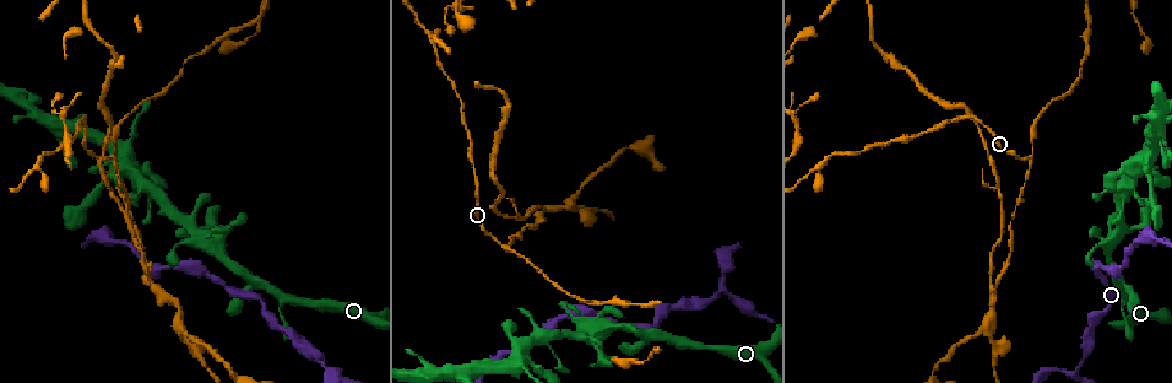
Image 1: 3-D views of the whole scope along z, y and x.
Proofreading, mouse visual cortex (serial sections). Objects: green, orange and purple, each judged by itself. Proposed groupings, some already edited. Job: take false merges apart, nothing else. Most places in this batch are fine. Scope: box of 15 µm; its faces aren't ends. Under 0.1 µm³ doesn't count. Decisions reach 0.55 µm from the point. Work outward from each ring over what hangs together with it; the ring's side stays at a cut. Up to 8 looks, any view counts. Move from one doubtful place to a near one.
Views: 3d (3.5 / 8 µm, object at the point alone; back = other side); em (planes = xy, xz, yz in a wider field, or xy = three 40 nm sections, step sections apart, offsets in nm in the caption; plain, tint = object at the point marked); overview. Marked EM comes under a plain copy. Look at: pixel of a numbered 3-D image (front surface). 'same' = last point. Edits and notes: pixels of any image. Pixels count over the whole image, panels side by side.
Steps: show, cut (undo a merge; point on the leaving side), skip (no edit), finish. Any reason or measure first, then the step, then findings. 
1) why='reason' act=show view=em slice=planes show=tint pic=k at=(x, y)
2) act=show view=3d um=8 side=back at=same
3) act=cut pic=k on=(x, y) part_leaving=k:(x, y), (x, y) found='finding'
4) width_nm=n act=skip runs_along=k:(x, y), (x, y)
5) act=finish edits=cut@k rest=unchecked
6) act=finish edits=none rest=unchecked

why='side arm on a straight run' act=show view=3d um=8 side=back pic=1 at=(112, 157)

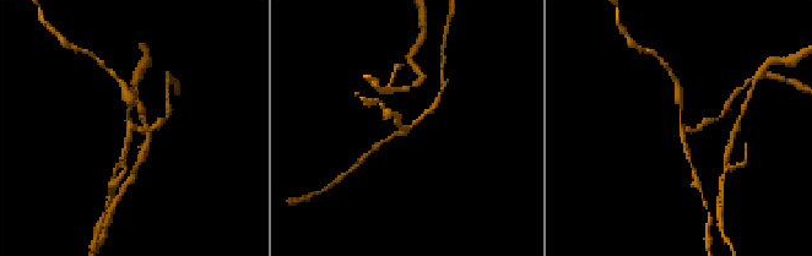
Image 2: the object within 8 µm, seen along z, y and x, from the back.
why='closer look' act=show view=3d um=3.5 pic=2 at=(682, 127)

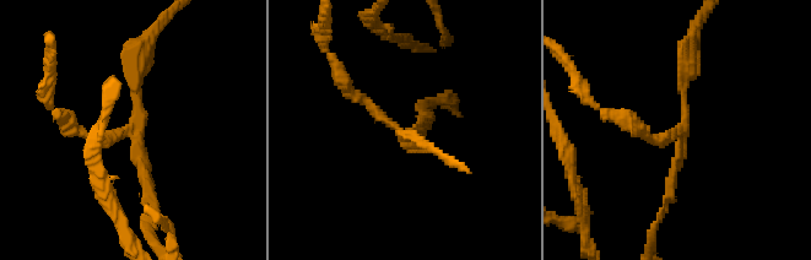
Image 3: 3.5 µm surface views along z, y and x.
why='need the tissue' act=show view=em slice=xy step=3 show=tint pic=3 at=(131, 130)

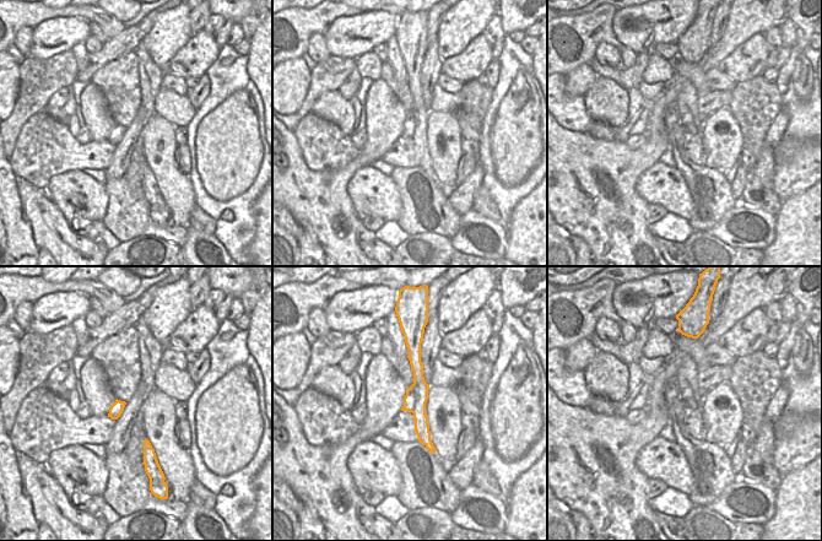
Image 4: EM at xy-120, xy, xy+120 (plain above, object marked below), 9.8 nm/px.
act=cut pic=3 on=(672, 179) part_leaving=3:(682, 137), (670, 198), (650, 243) found='two cells meet here'

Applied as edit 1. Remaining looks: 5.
why='four or more arms meet' act=show view=3d um=3.5 pic=1 at=(67, 126)

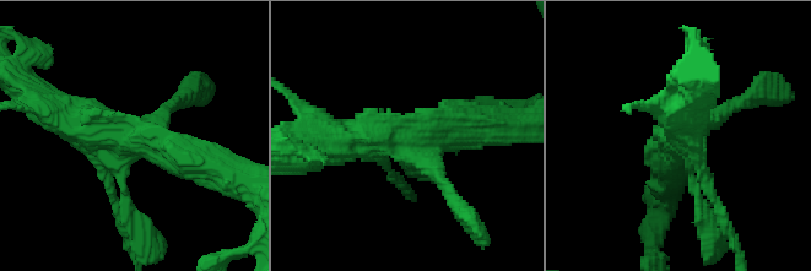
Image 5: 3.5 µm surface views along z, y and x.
act=show view=em slice=xy step=3 show=tint pic=5 at=(408, 140)

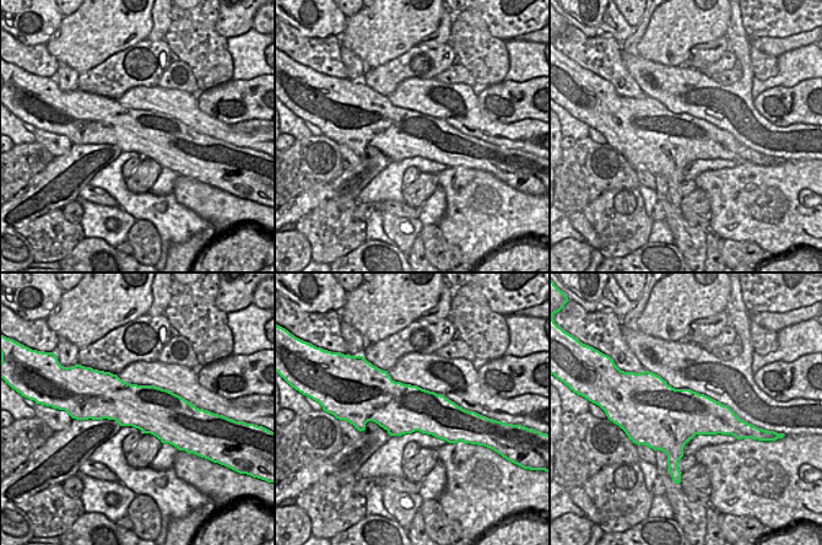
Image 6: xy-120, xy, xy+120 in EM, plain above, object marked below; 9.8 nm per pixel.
act=skip runs_along=5:(205, 164), (54, 108) found='one cell here'

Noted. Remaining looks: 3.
why='three-way junction' act=show view=3d um=3.5 pic=1 at=(720, 289)

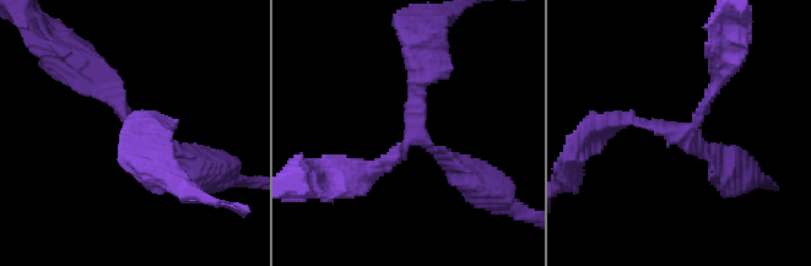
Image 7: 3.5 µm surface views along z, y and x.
arms=3 arm_widths_nm=150,150,200 act=show view=em slice=xy step=2 show=tint pic=7 at=(411, 138)

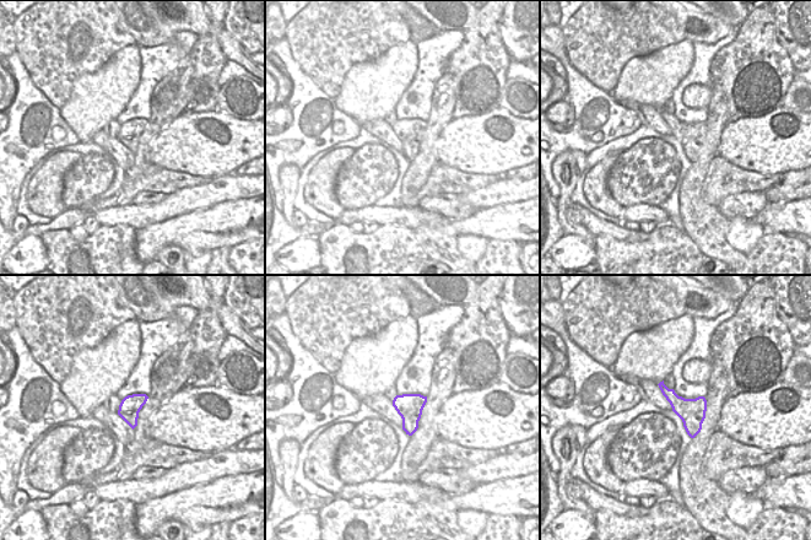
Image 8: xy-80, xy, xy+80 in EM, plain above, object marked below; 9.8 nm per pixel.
width_nm=260 act=skip runs_along=7:(368, 169), (412, 141), (421, 63) found='continuous, no second cell'

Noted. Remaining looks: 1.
act=finish edits=cut@3 rest=unchecked

